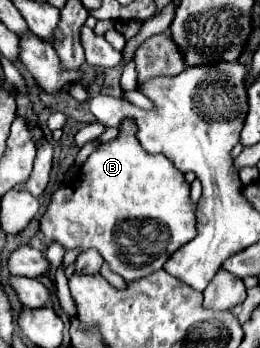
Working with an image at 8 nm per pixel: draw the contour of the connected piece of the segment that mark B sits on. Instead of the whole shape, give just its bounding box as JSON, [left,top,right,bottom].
[40,119,196,281]

